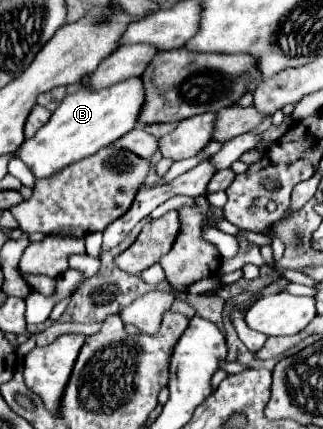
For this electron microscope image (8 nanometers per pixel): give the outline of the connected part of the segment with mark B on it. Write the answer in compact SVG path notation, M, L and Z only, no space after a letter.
M141 76L127 78L109 88L93 90L87 86L73 88L53 112L51 120L19 148L19 158L33 170L35 178L49 178L65 166L79 162L97 150L113 144L139 124L139 114L145 102Z

